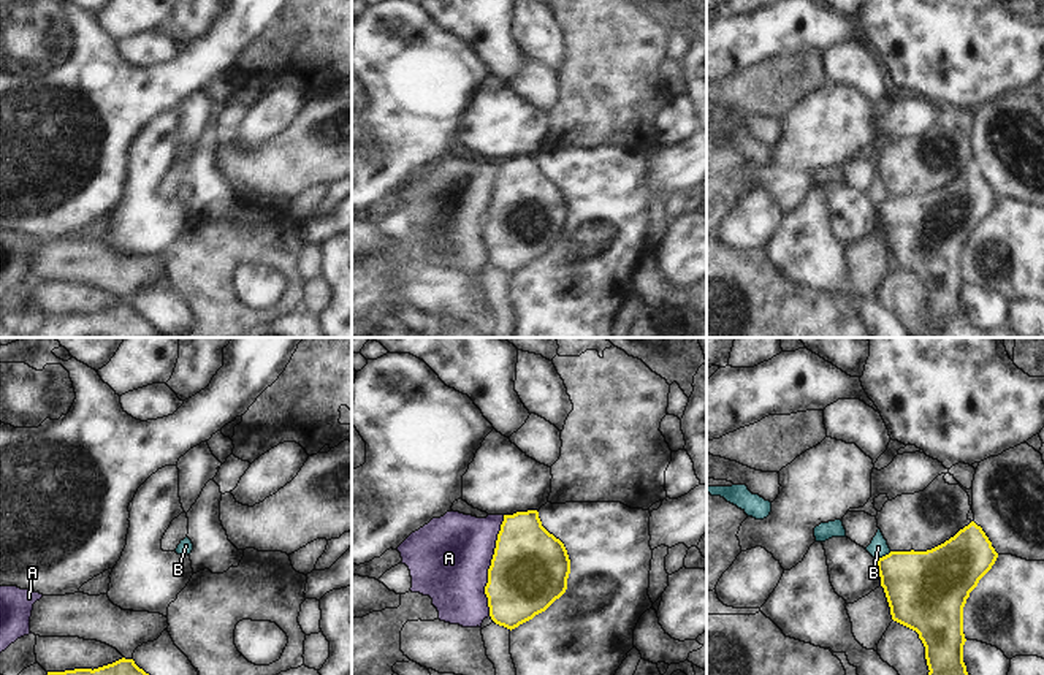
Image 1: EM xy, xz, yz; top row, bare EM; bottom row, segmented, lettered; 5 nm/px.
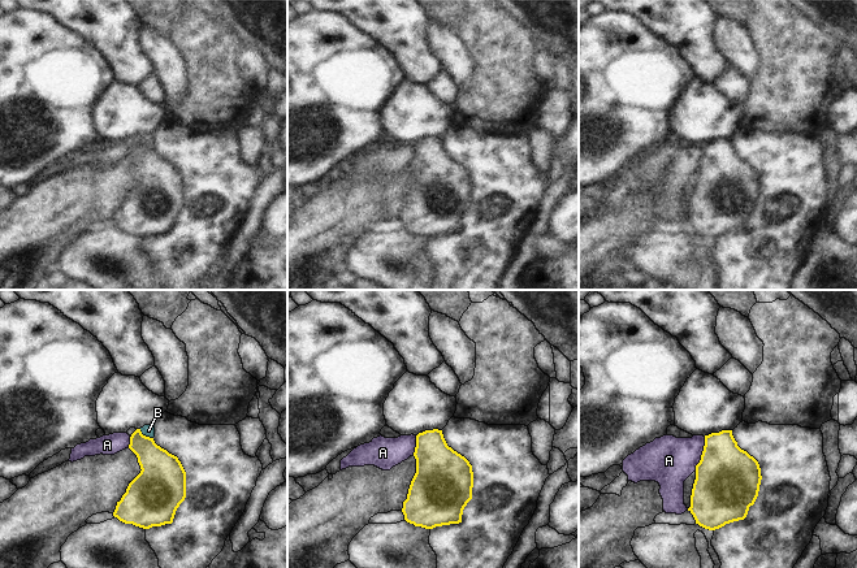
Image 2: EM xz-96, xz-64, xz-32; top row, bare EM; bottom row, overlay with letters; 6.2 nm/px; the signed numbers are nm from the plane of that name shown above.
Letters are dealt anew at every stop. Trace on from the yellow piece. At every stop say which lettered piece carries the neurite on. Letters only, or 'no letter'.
no letter

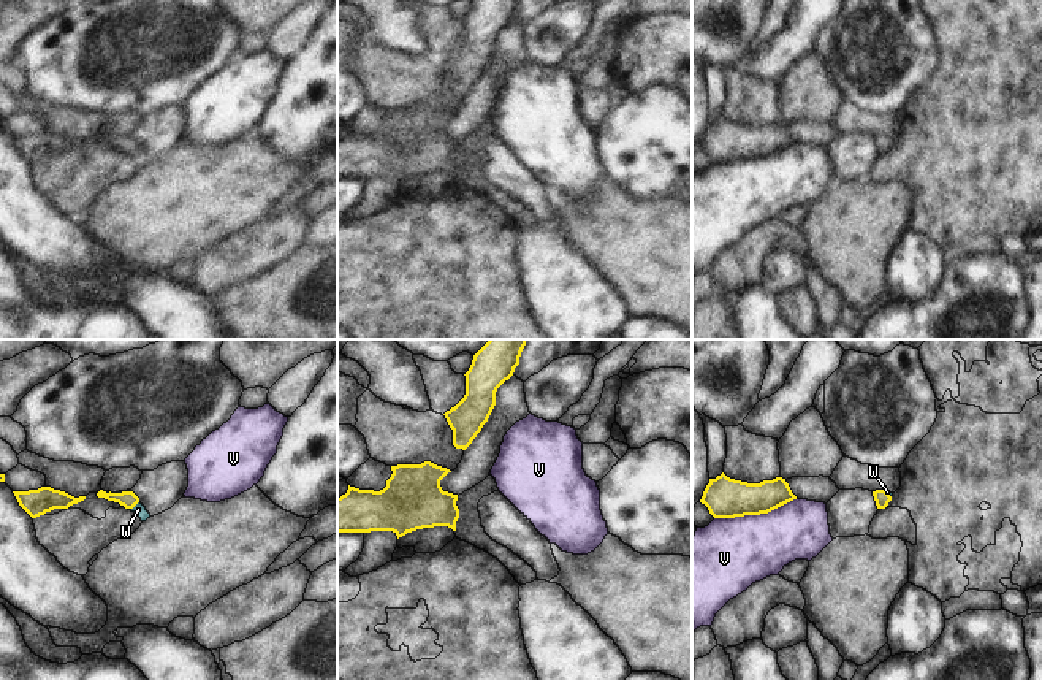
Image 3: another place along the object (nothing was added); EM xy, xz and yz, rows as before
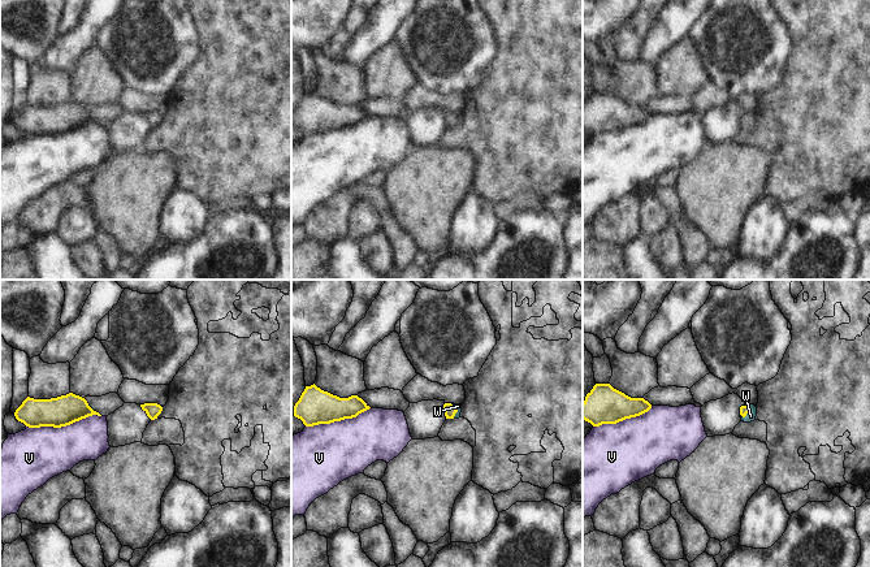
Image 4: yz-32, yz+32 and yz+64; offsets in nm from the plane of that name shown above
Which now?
W

